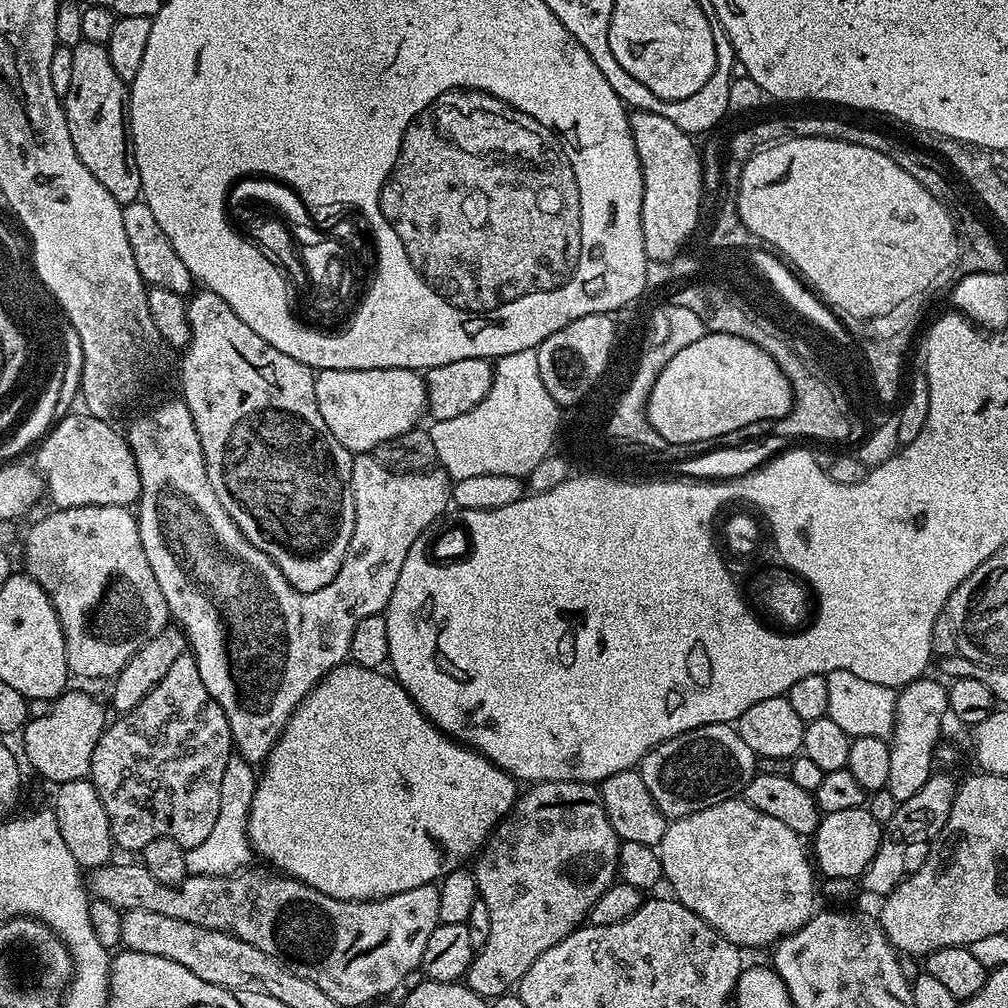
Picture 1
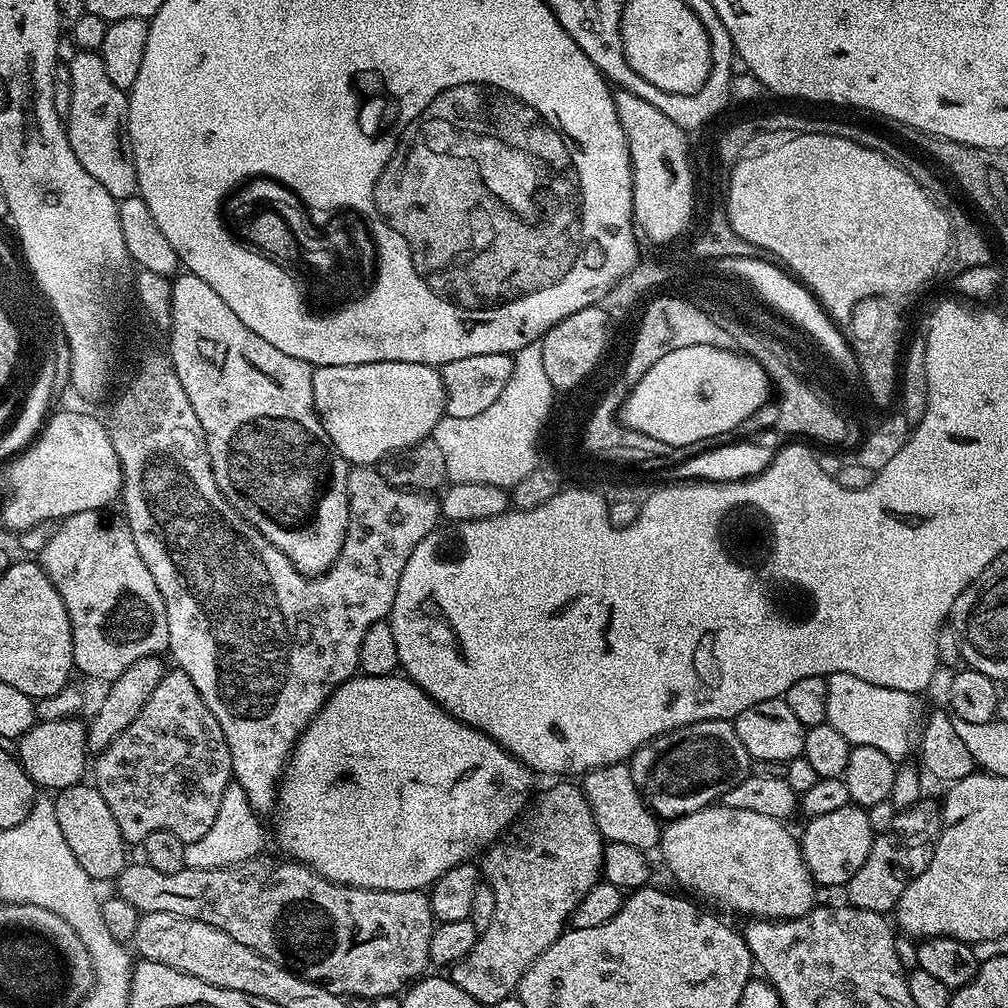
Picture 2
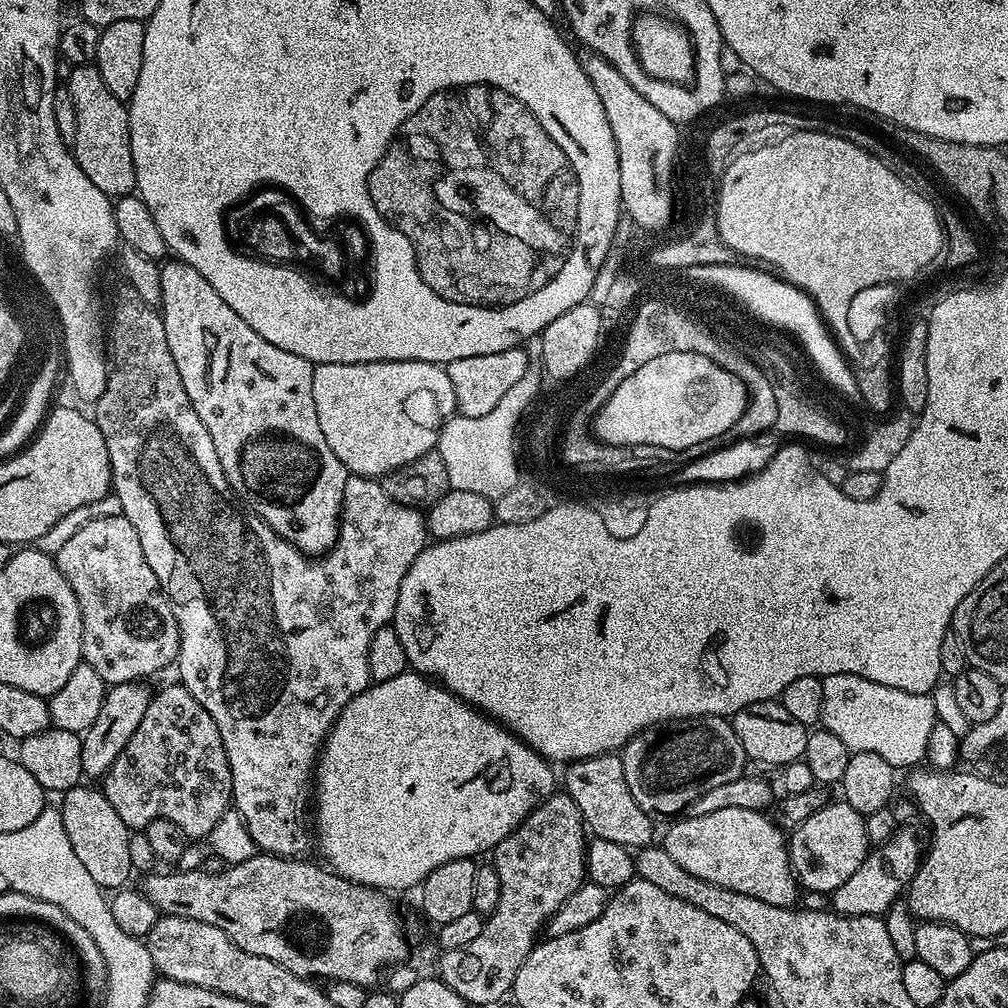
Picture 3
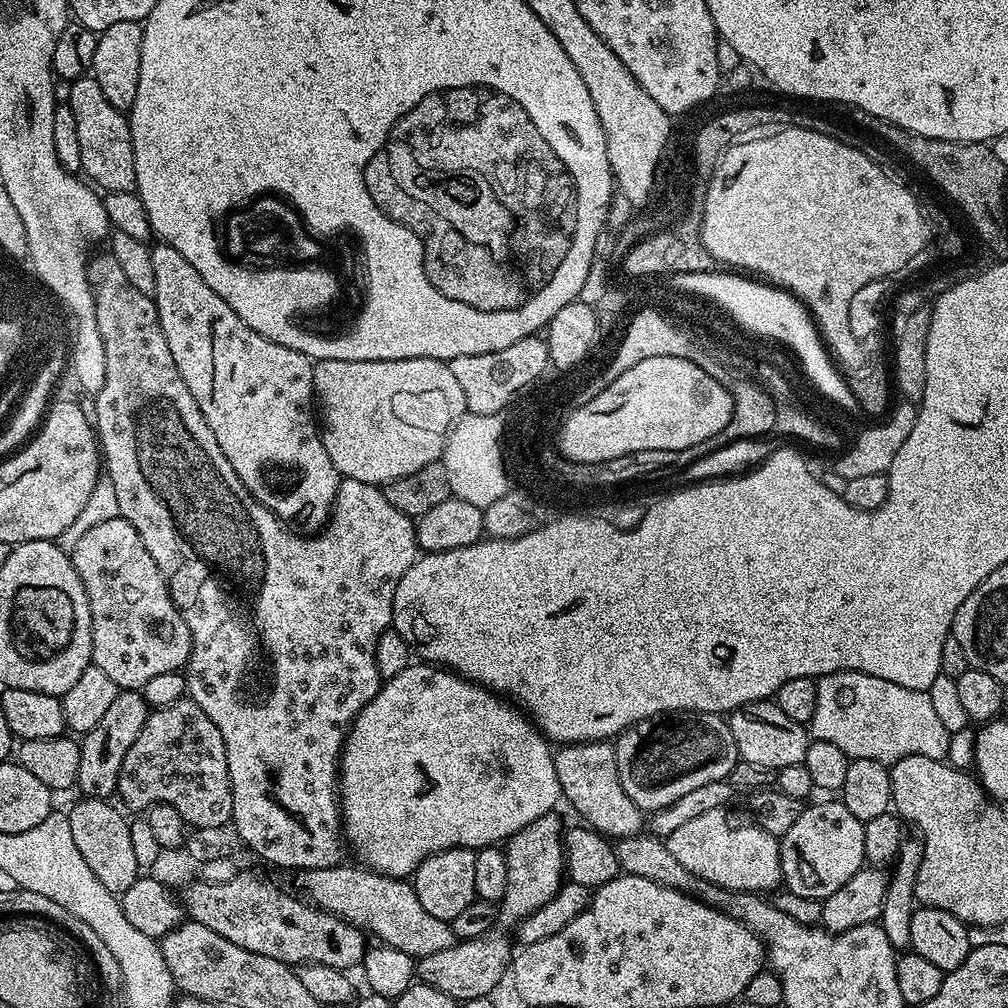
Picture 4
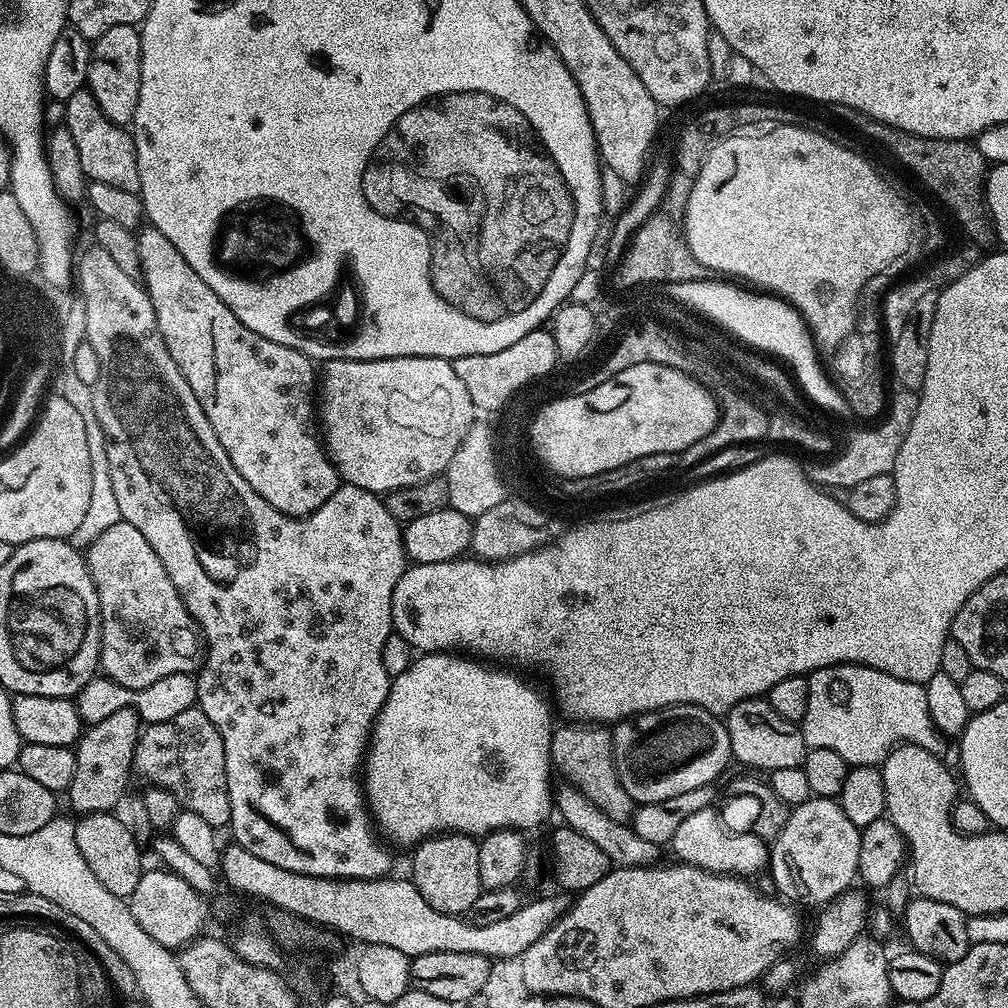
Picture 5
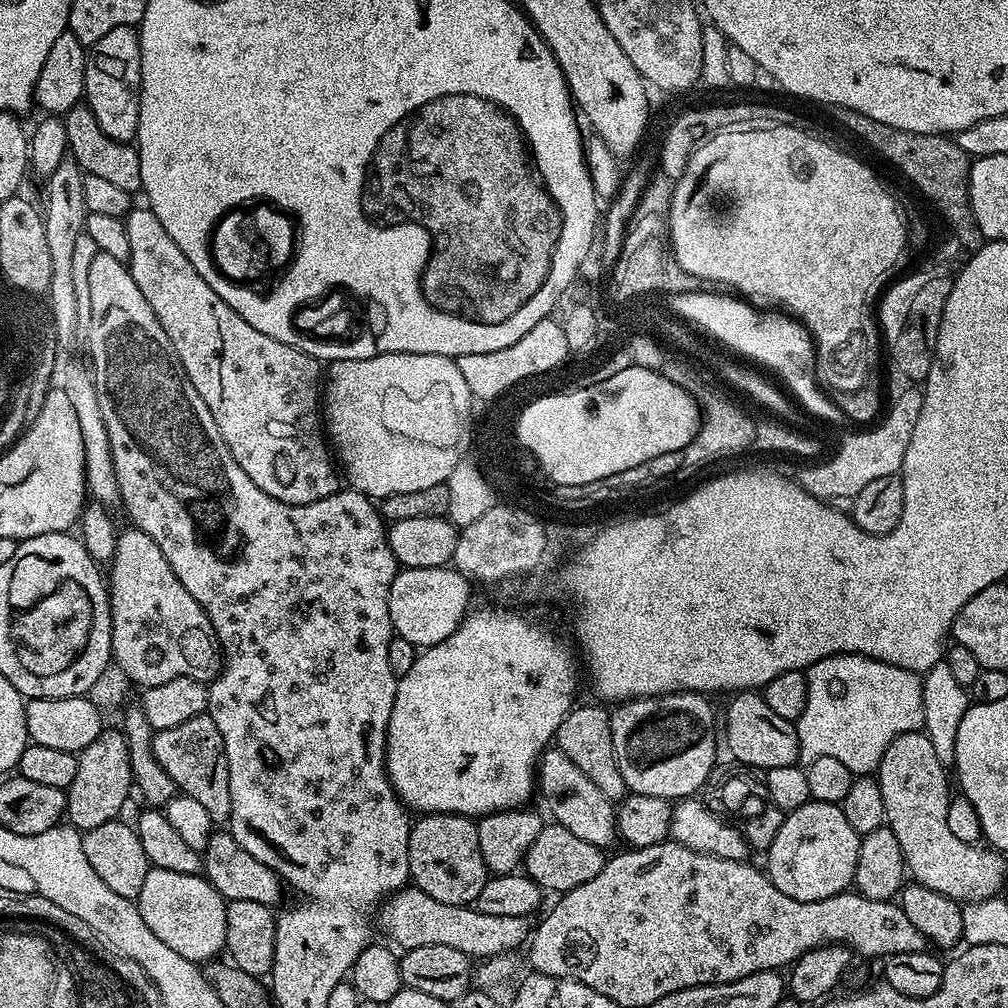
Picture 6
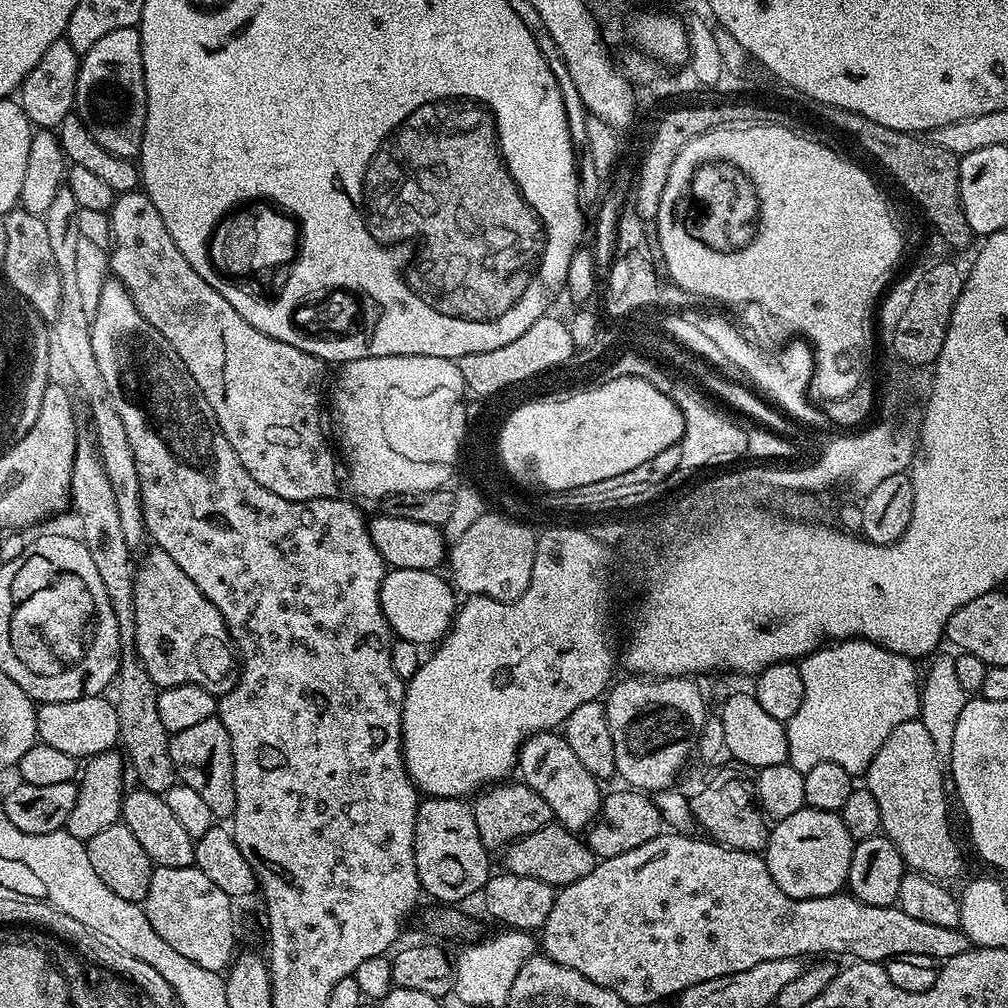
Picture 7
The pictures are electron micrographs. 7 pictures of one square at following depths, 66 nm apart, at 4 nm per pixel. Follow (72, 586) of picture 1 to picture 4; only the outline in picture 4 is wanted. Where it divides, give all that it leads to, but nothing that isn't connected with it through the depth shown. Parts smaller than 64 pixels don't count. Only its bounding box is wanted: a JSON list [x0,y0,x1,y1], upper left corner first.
[70,518,192,690]

